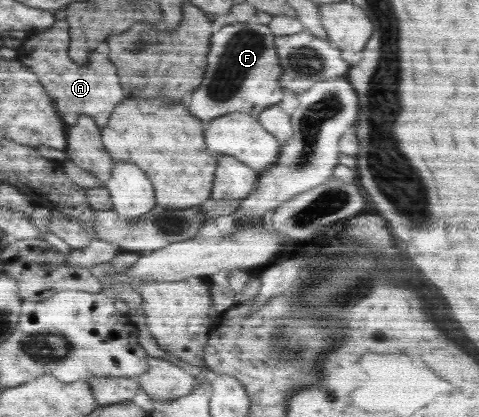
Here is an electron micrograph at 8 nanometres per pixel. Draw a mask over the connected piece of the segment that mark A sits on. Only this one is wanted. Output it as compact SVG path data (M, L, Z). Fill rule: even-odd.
M59 16L53 26L49 26L45 33L29 34L24 43L35 42L37 48L33 48L31 54L19 58L23 65L37 73L39 83L43 85L45 93L53 99L55 109L64 122L69 125L77 124L79 116L91 116L95 124L103 128L109 122L109 116L117 104L127 96L121 87L121 81L115 65L108 59L105 50L96 49L89 54L87 64L73 62L67 50L70 46L68 23Z

